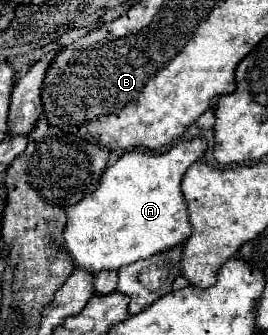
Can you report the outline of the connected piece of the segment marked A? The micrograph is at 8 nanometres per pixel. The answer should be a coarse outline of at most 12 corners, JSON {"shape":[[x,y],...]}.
{"shape":[[201,137],[129,151],[65,207],[63,245],[117,271],[191,235],[181,177]]}

